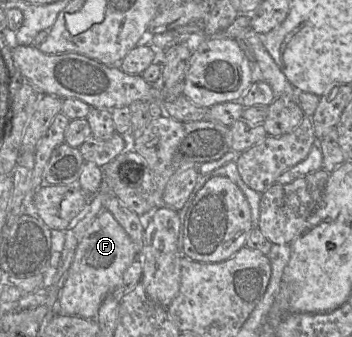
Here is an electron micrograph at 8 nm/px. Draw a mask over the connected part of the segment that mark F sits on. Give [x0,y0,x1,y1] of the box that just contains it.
[52,209,138,319]

